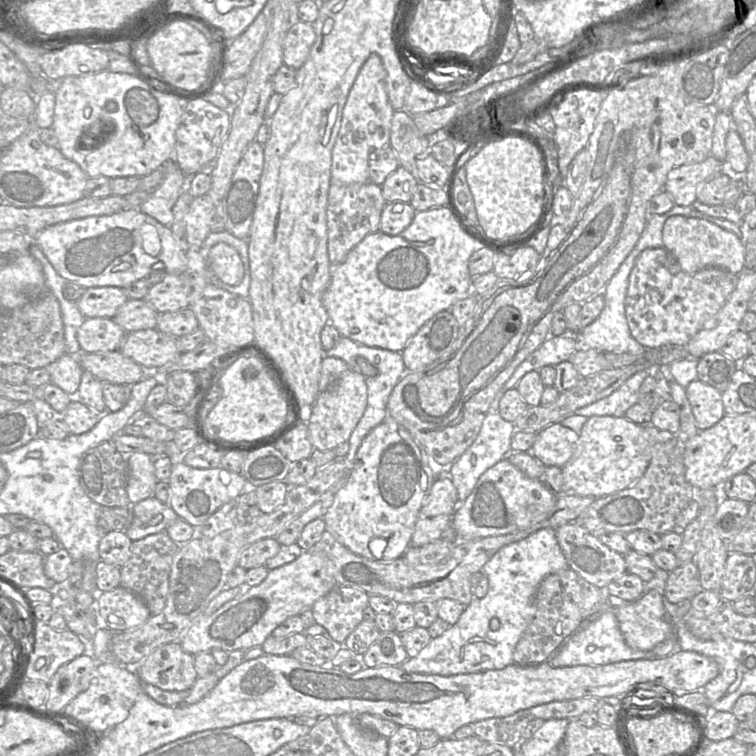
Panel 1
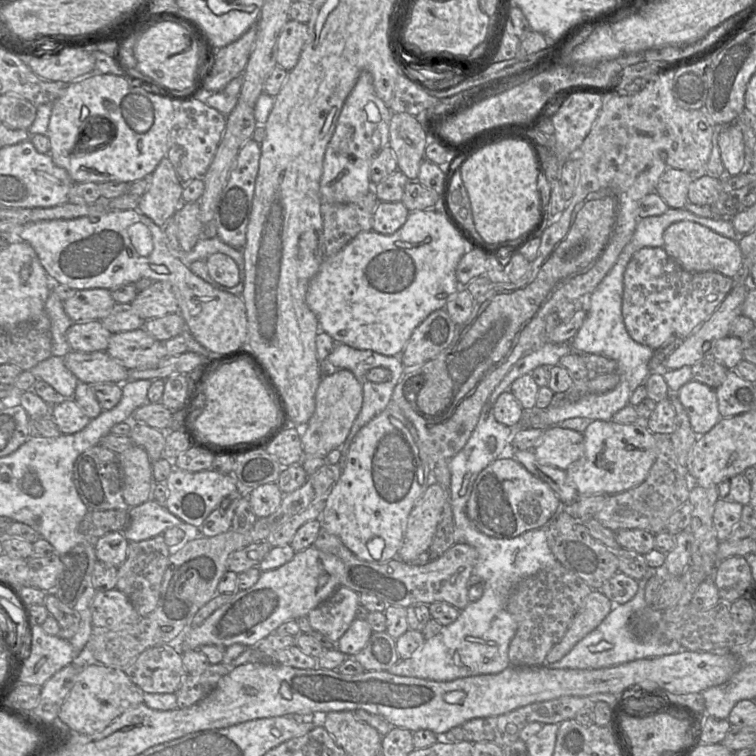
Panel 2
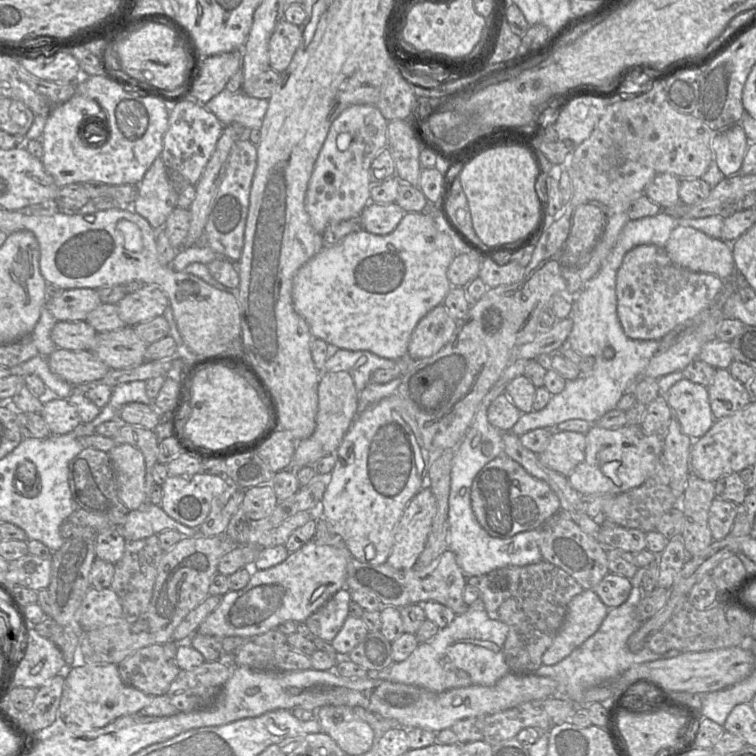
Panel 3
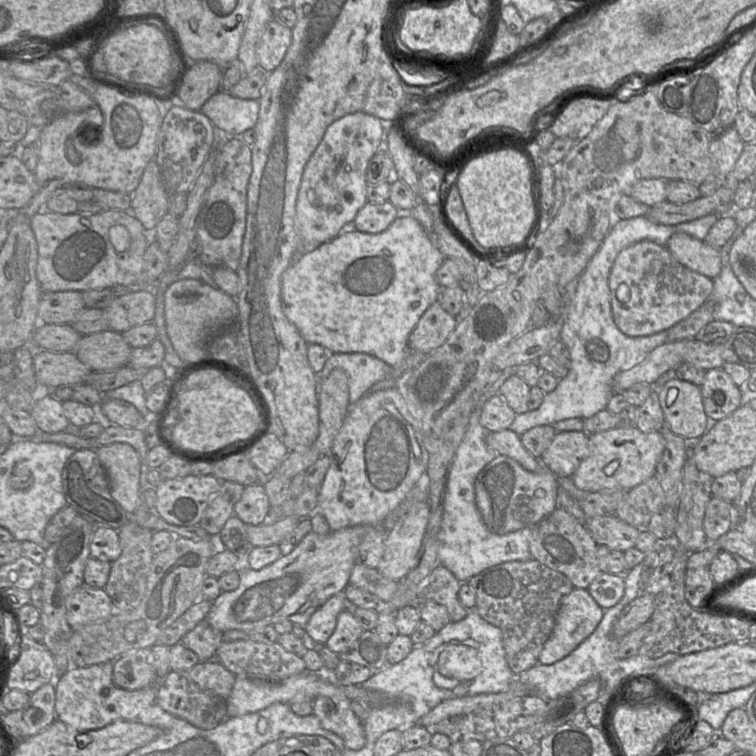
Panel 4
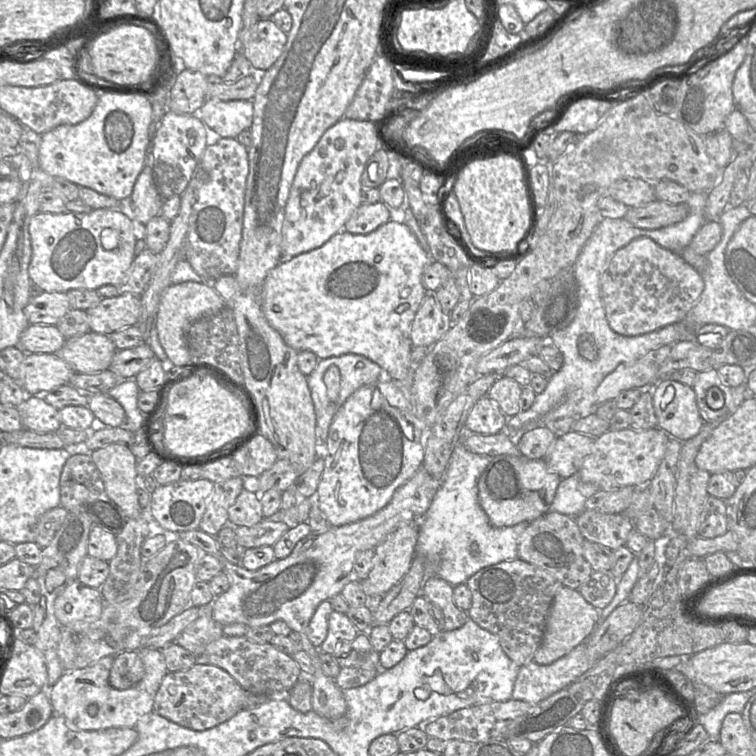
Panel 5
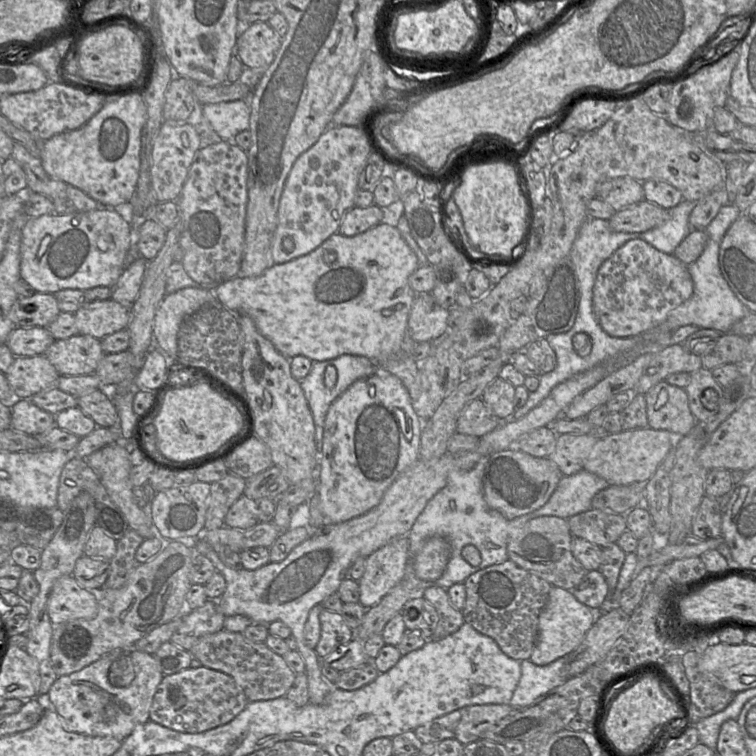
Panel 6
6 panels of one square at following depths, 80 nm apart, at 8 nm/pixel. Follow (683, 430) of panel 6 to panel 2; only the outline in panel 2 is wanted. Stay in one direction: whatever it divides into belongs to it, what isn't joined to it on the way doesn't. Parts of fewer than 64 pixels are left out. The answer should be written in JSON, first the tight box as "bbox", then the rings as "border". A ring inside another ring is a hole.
{"bbox":[677,380,722,436],"border":[[[691,380],[678,390],[677,395],[697,436],[710,431],[722,419],[716,391],[713,388]]]}

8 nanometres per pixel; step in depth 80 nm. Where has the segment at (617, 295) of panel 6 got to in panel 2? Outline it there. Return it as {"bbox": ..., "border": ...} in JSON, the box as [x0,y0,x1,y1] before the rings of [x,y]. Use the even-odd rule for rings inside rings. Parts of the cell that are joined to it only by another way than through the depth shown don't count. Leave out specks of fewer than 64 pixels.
{"bbox":[622,247,734,350],"border":[[[645,247],[630,259],[623,277],[622,315],[629,336],[653,350],[672,341],[682,341],[700,327],[734,287],[733,278],[715,271],[690,273],[683,270],[662,248]]]}

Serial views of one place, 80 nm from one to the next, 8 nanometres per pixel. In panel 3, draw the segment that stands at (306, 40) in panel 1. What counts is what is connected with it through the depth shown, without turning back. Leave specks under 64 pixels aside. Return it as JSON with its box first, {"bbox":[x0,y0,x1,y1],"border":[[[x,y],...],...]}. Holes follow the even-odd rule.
{"bbox":[269,19,302,73],"border":[[[284,19],[279,21],[269,41],[270,68],[279,73],[285,71],[302,40],[301,26]]]}

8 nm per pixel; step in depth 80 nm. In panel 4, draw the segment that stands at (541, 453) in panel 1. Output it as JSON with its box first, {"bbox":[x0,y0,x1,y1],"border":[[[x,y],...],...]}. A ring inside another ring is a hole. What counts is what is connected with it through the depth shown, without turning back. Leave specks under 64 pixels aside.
{"bbox":[540,431,588,478],"border":[[[585,431],[557,432],[540,461],[558,478],[572,477],[588,454],[588,443]]]}

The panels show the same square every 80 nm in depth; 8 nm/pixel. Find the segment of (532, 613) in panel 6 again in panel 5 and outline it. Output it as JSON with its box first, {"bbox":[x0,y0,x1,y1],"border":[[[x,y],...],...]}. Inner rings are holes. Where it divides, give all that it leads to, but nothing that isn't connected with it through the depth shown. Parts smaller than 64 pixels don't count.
{"bbox":[465,559,563,667],"border":[[[520,559],[481,569],[465,583],[472,593],[469,618],[495,634],[505,654],[518,667],[532,662],[542,642],[553,599],[563,584],[545,570]]]}

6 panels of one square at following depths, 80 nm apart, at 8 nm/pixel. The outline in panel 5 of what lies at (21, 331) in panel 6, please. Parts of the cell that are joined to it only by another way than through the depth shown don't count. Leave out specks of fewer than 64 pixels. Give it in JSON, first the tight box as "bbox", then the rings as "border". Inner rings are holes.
{"bbox":[18,324,66,354],"border":[[[30,324],[21,334],[18,345],[27,354],[54,354],[64,345],[66,338],[55,325]]]}

